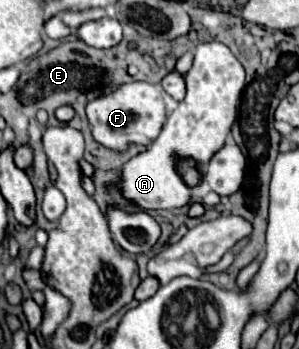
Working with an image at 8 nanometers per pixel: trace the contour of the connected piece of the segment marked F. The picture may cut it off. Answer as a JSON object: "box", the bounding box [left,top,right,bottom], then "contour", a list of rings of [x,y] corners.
{"box":[86,83,166,153],"contour":[[[124,83],[122,87],[114,89],[112,93],[100,95],[98,99],[90,101],[86,105],[86,115],[88,115],[88,123],[92,129],[94,141],[106,149],[122,153],[132,143],[140,143],[144,147],[152,145],[152,141],[158,137],[158,133],[162,129],[166,109],[164,109],[164,101],[154,85]]]}

